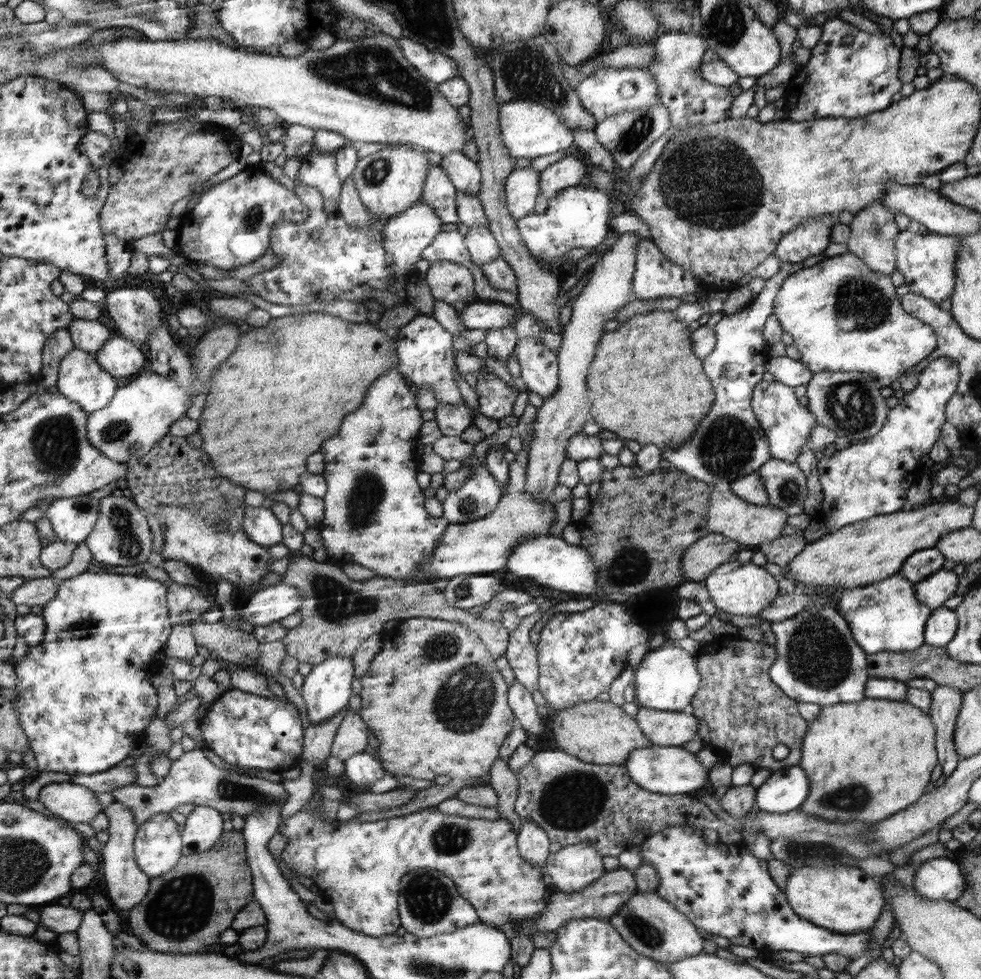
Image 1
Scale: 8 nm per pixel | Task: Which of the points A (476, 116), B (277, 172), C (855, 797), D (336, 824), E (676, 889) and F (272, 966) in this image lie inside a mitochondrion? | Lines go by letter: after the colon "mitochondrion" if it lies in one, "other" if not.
A: other
B: other
C: mitochondrion
D: other
E: mitochondrion
F: other

